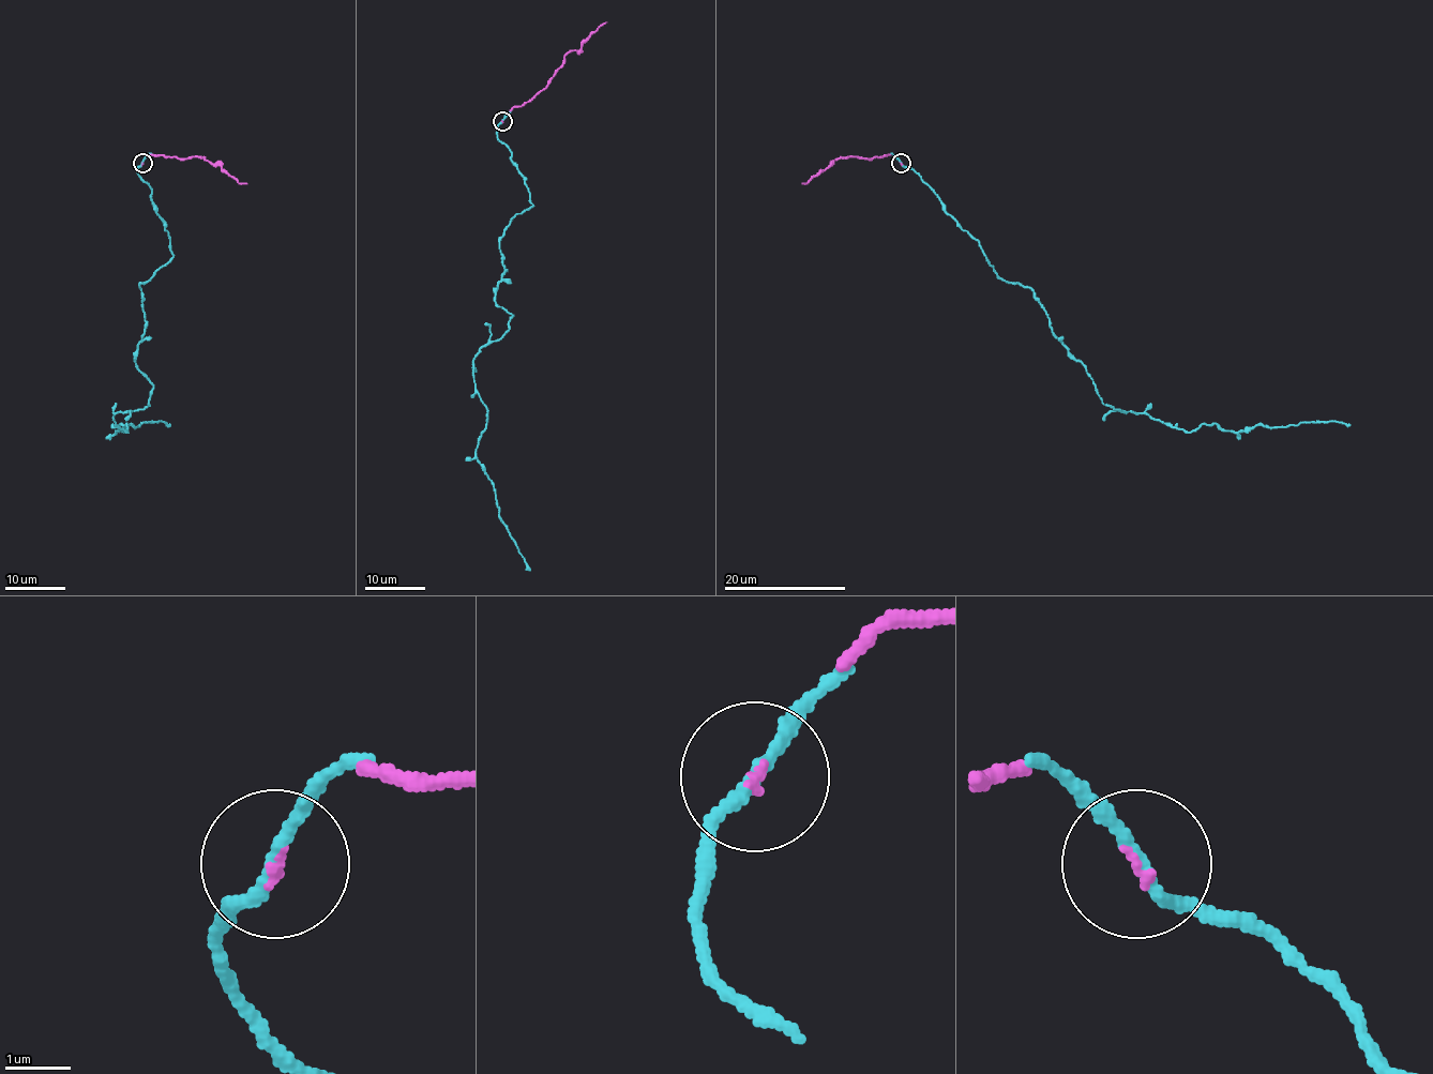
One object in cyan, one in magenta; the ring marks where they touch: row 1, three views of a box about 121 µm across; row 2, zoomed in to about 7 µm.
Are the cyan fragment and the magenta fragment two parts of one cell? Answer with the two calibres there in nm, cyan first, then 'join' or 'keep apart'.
180/90 nm | join

